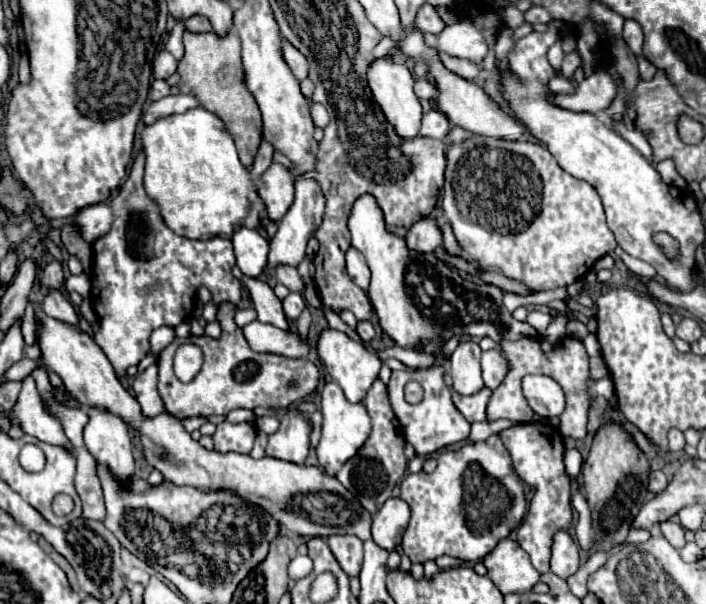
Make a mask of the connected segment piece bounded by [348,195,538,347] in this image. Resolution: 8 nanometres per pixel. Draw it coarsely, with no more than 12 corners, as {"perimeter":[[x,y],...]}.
{"perimeter":[[372,195],[350,211],[368,297],[400,347],[456,333],[536,337],[502,291],[460,277],[386,229]]}

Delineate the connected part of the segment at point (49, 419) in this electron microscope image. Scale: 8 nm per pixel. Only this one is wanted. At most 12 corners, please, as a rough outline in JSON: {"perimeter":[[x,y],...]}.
{"perimeter":[[19,395],[8,415],[44,443],[74,453],[58,419],[42,409],[40,395]]}

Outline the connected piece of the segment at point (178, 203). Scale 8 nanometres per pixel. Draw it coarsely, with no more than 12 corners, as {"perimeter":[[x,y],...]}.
{"perimeter":[[220,117],[144,127],[144,189],[188,239],[258,227]]}

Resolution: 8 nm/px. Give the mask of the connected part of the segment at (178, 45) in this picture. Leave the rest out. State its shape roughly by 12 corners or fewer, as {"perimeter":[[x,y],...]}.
{"perimeter":[[184,21],[170,33],[166,49],[180,61],[184,55]]}

